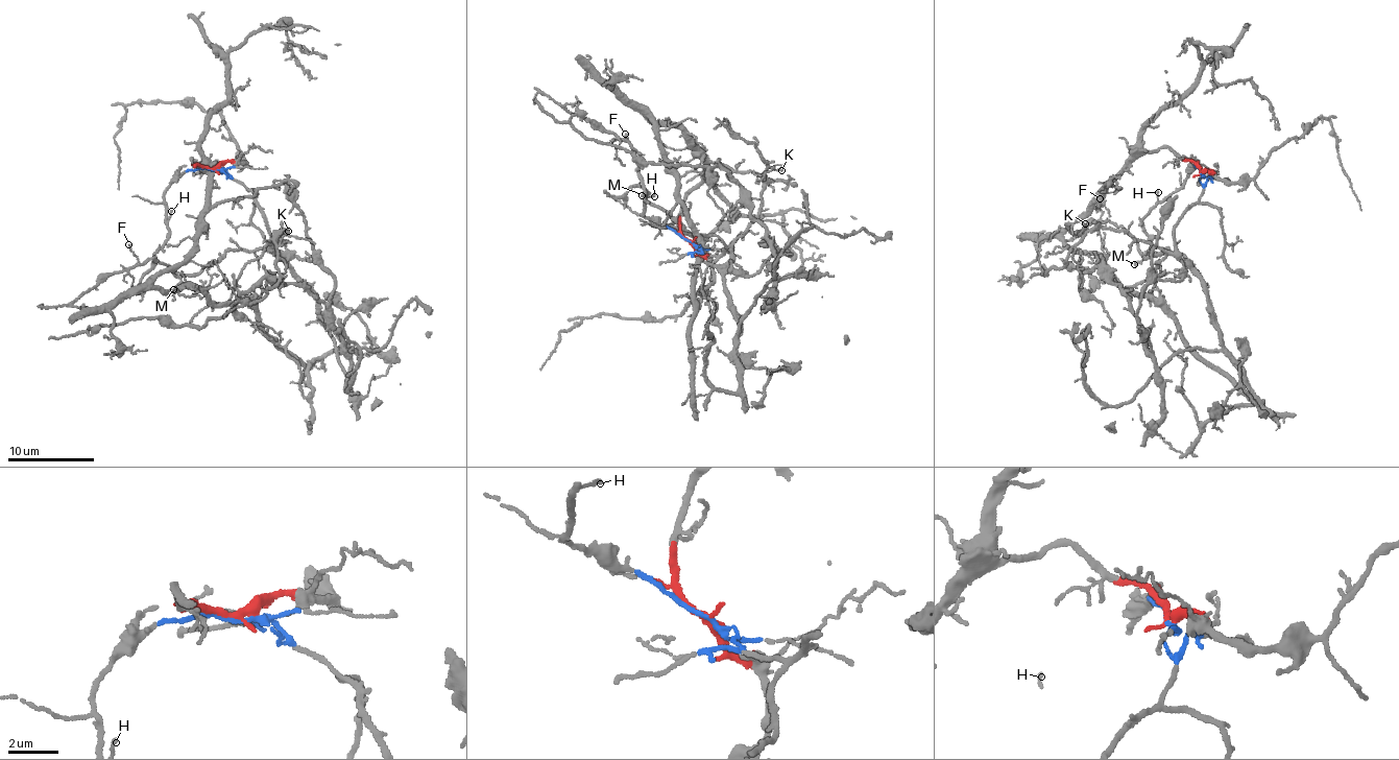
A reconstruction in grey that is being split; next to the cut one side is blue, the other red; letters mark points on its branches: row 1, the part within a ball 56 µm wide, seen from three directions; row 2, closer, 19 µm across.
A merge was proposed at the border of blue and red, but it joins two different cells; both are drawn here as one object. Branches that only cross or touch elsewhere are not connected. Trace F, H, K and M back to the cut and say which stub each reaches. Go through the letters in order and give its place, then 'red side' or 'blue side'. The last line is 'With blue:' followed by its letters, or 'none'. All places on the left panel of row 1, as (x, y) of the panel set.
F: at (128, 244); blue side
H: at (171, 211); blue side
K: at (288, 231); blue side
M: at (173, 289); blue side
With blue: F, H, K, M

